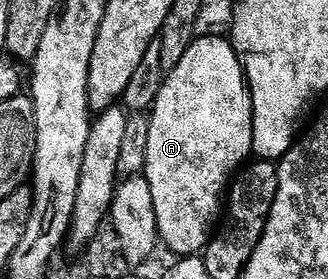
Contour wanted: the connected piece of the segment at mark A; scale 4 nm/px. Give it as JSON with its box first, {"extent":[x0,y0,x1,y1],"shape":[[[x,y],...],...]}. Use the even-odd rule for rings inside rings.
{"extent":[145,37,253,256],"shape":[[[196,37],[189,52],[181,56],[181,64],[164,77],[163,87],[155,105],[149,110],[149,117],[145,176],[149,180],[149,188],[153,188],[153,212],[157,212],[159,241],[164,247],[167,245],[175,256],[198,255],[206,251],[220,221],[219,209],[222,206],[224,209],[229,183],[253,154],[251,89],[247,87],[243,65],[230,41],[226,37]]]}

